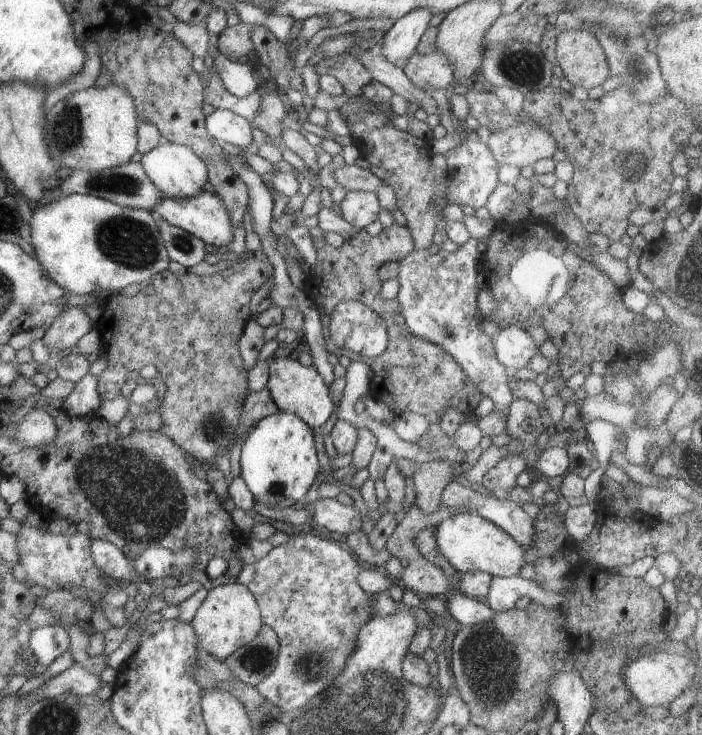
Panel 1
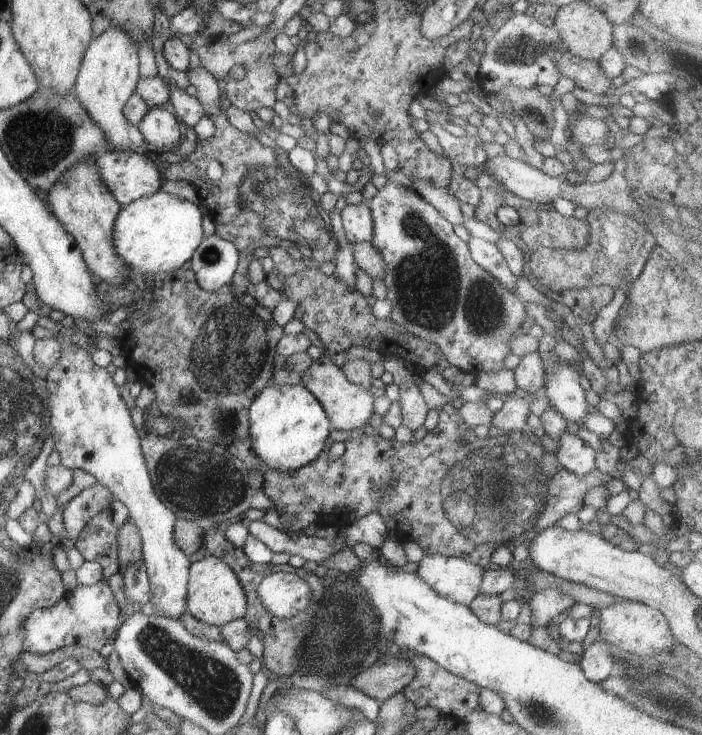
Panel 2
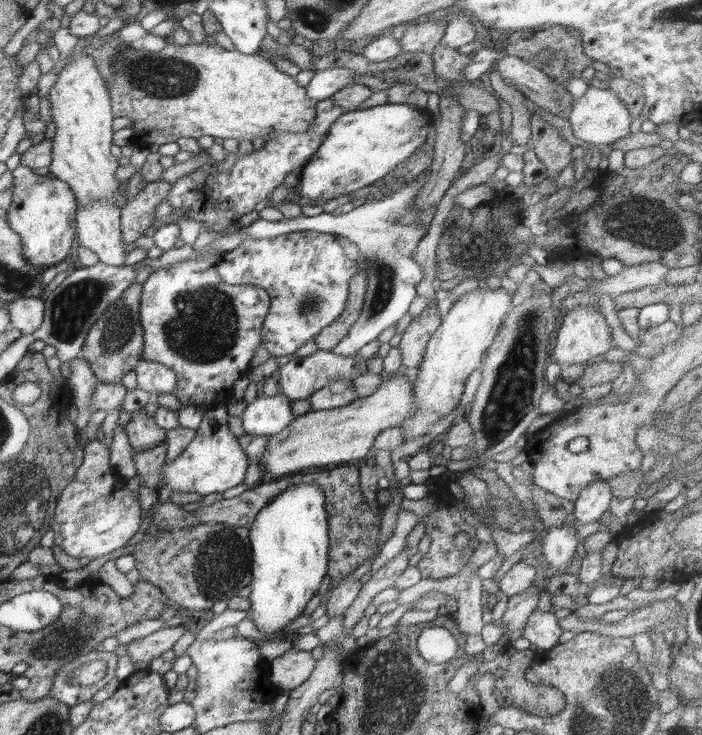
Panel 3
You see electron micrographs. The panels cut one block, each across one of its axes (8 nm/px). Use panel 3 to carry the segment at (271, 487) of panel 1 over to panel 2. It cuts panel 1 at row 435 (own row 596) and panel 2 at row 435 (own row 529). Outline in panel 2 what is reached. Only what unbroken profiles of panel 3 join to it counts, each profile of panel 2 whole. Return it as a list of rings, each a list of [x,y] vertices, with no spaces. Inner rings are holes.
[[[302,384],[273,385],[258,393],[249,406],[252,452],[272,470],[294,472],[316,460],[324,450],[331,422],[322,405]]]

